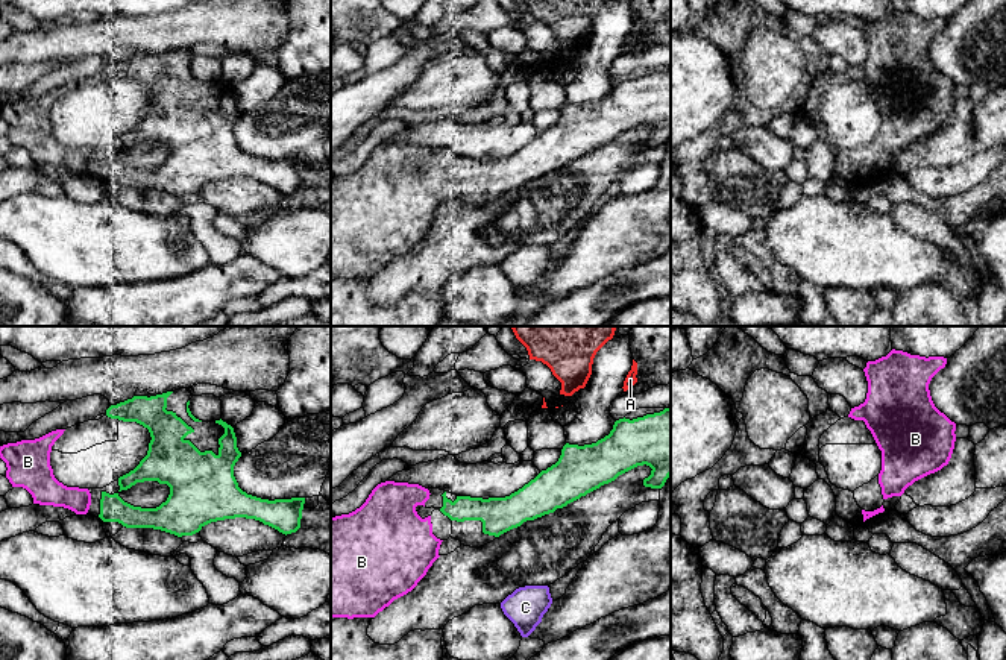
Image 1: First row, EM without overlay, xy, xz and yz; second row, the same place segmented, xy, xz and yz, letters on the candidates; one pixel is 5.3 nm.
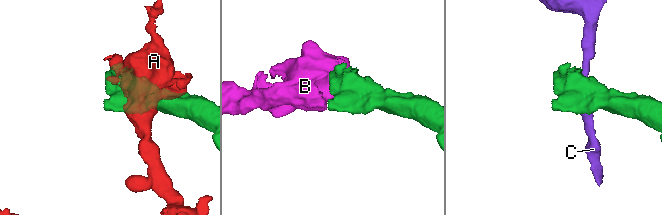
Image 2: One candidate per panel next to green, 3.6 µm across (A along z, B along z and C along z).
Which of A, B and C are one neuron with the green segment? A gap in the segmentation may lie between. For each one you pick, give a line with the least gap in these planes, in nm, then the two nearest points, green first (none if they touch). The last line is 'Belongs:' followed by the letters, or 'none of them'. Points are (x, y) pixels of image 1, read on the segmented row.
B: 60 nm | xy (100, 499), (90, 499)
Belongs: B

